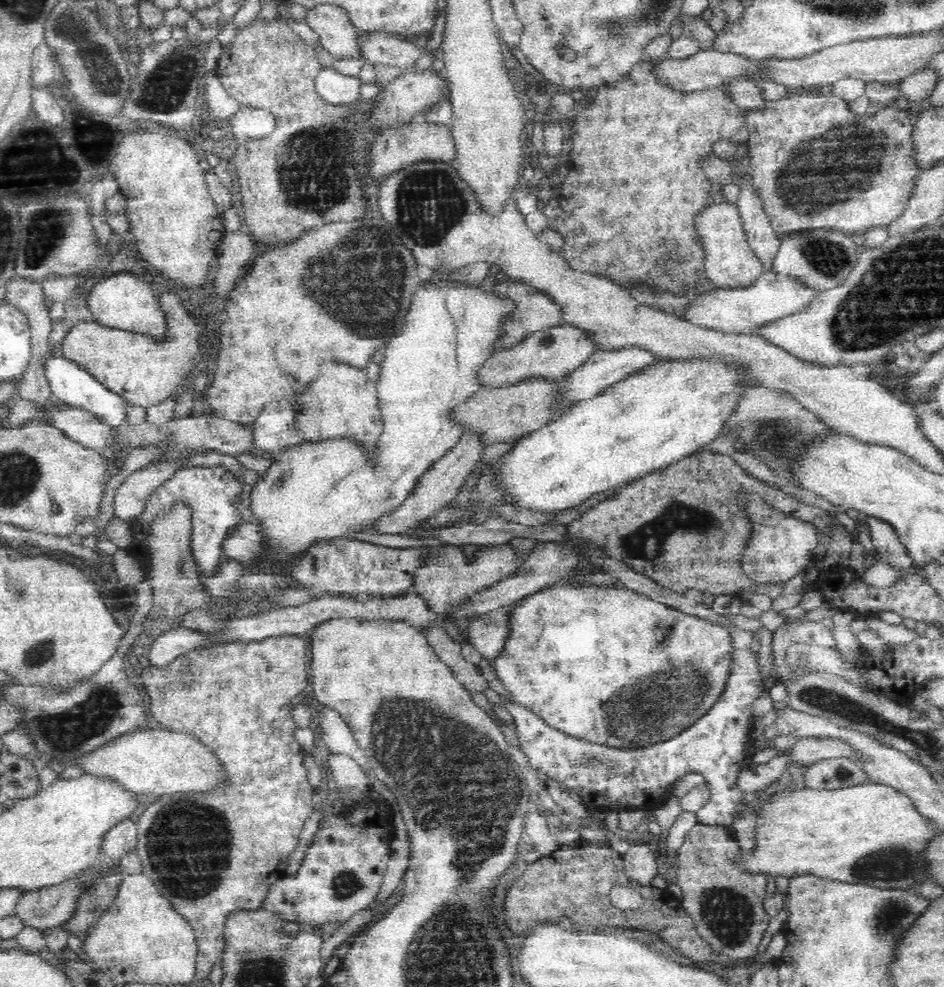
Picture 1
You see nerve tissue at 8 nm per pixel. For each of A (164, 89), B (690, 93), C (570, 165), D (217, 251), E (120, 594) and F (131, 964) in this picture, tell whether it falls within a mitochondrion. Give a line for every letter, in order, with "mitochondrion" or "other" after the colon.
A: mitochondrion
B: other
C: other
D: other
E: other
F: other

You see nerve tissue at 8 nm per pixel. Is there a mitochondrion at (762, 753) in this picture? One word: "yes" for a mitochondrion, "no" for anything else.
no

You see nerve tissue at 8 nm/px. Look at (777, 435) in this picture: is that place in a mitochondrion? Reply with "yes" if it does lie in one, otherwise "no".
yes

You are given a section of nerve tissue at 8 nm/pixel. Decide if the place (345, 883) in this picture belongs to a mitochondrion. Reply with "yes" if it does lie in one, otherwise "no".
yes

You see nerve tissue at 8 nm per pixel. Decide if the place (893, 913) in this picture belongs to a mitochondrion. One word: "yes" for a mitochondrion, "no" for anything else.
yes

